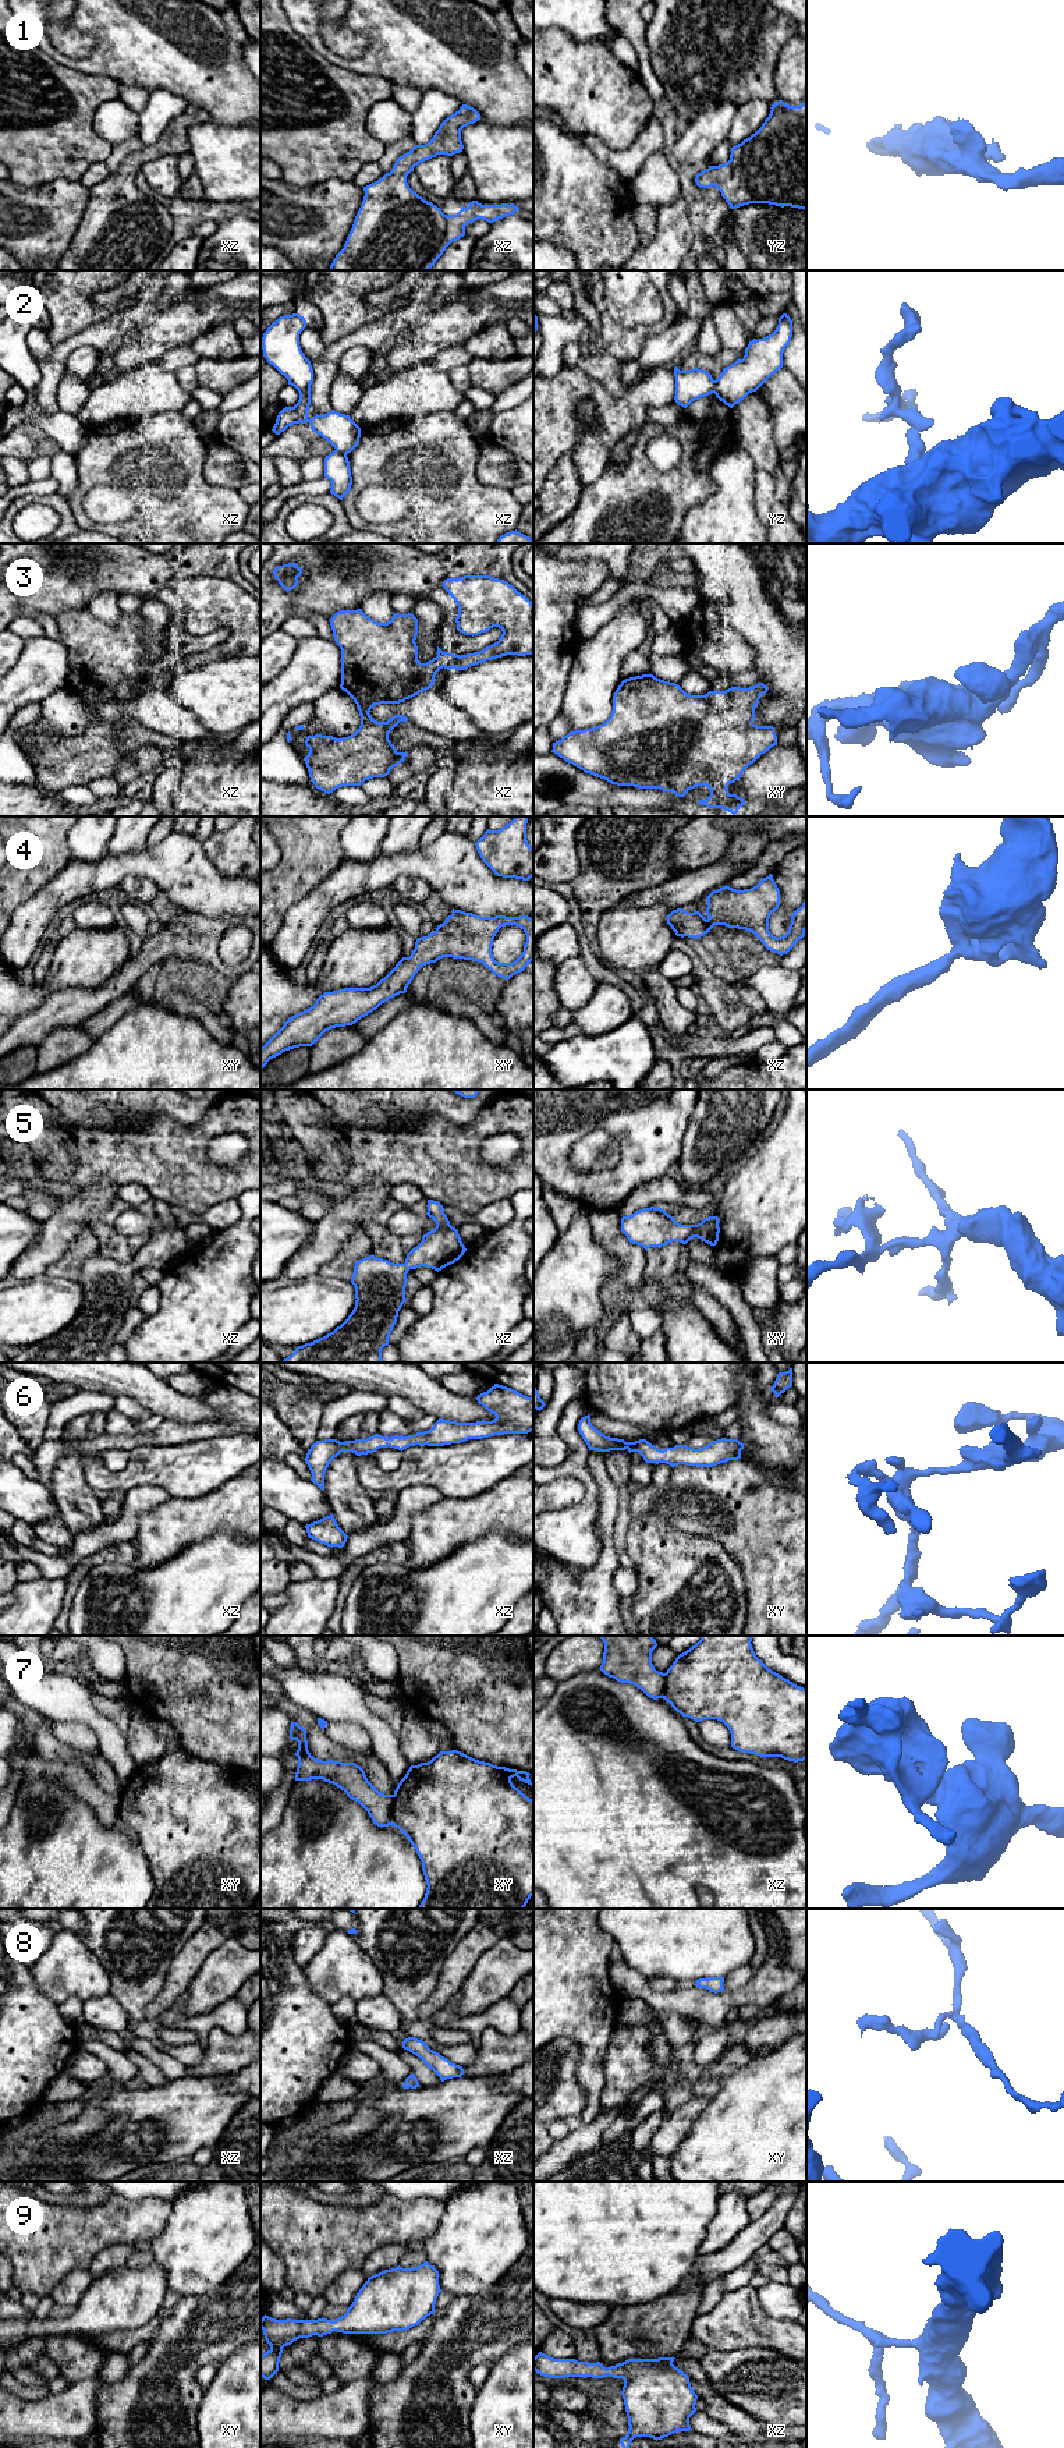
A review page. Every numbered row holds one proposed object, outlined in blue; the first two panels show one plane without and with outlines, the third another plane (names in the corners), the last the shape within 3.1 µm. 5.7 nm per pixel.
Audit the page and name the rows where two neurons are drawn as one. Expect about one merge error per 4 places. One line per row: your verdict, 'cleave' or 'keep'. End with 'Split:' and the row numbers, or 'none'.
1: keep
2: cleave
3: keep
4: keep
5: keep
6: keep
7: cleave
8: keep
9: keep
Split: 2, 7

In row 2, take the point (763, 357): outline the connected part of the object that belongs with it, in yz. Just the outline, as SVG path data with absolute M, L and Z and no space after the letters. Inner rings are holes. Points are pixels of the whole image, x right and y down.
M783 313L772 334L749 341L744 358L738 358L723 369L713 389L716 397L733 408L749 393L756 392L772 375L783 368L783 353L791 337L792 320L787 313Z

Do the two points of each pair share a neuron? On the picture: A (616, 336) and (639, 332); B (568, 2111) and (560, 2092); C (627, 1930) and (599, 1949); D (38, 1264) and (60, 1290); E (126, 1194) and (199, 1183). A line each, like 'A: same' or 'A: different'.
A: same
B: same
C: different
D: different
E: different

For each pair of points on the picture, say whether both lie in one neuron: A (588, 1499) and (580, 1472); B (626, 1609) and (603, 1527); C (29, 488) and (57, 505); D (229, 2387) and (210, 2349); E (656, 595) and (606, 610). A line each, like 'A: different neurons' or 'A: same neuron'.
A: same neuron
B: different neurons
C: different neurons
D: different neurons
E: same neuron

